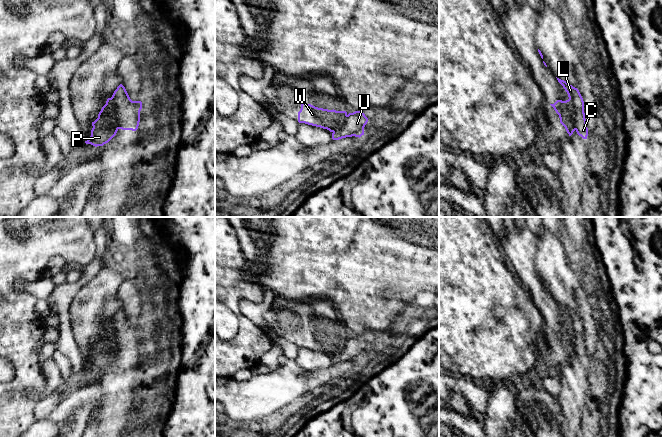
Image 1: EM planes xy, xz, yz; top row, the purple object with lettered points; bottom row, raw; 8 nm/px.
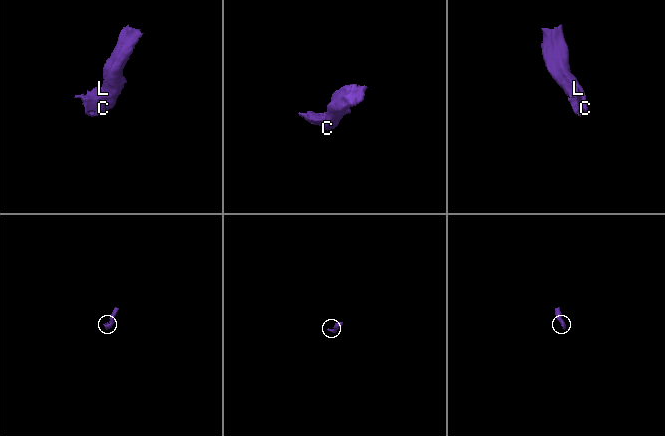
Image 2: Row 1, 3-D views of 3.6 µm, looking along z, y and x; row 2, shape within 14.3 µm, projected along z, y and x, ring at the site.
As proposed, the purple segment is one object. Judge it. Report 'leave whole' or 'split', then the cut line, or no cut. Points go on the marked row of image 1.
split; cut xy (111, 97), (115, 107), (115, 119), (118, 128)

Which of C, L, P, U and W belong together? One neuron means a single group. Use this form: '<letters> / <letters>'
C L U / P W

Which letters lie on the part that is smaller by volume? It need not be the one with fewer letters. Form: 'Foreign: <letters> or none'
Foreign: P, W

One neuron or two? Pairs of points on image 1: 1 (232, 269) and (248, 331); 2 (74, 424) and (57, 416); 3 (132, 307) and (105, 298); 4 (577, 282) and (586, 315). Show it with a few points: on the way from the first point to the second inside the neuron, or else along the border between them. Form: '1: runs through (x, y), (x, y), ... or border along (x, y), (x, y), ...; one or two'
1: runs through (232, 284), (232, 303), (240, 316); one
2: runs through (70, 420), (66, 416), (61, 416); one
3: border along (118, 290), (121, 307); two
4: border along (577, 289), (575, 300), (578, 312); two

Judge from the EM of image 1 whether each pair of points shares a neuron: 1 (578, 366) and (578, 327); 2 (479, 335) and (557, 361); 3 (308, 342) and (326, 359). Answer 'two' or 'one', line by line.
1: one
2: two
3: two

